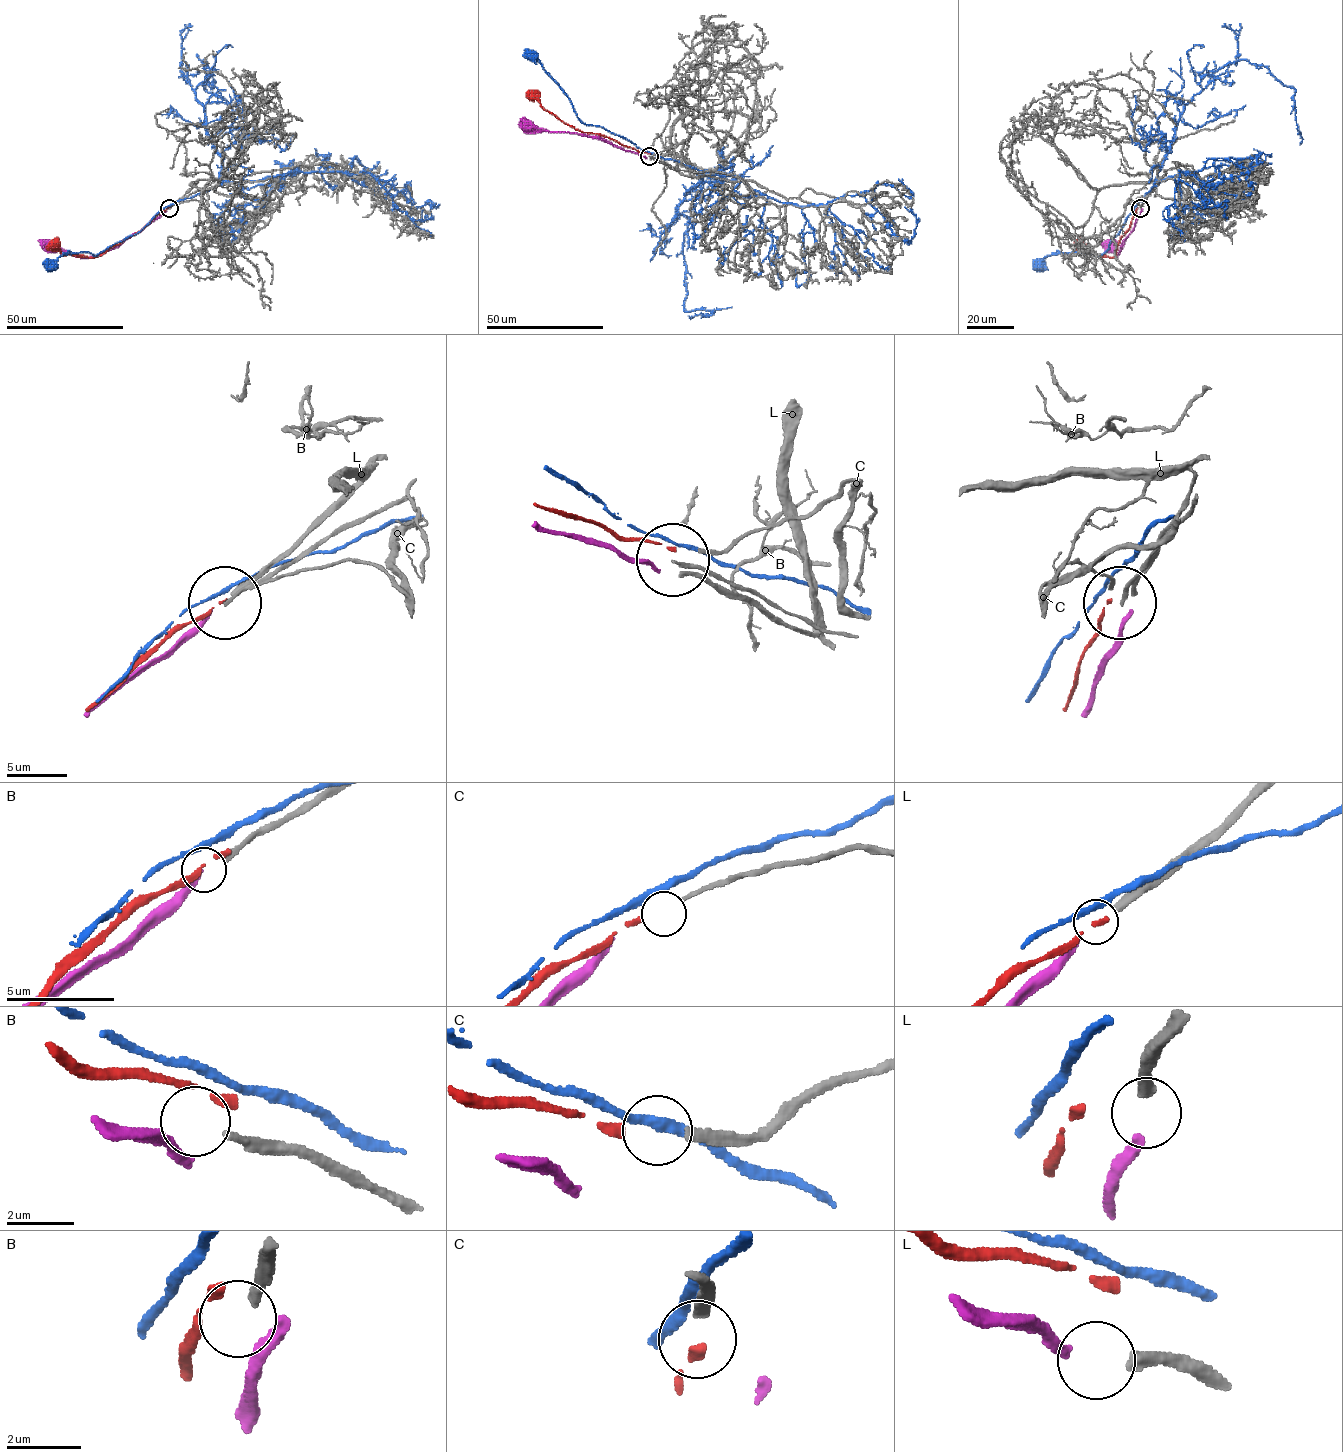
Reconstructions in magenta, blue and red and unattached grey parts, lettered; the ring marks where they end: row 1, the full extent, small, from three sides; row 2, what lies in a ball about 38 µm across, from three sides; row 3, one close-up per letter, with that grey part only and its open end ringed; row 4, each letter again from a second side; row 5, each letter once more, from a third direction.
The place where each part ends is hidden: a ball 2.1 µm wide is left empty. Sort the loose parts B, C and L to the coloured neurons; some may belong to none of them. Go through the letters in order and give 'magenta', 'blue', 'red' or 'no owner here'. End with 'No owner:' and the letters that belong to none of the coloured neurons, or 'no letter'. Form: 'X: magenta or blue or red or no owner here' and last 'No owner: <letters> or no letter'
B: no owner here
C: red
L: magenta
No owner: B

